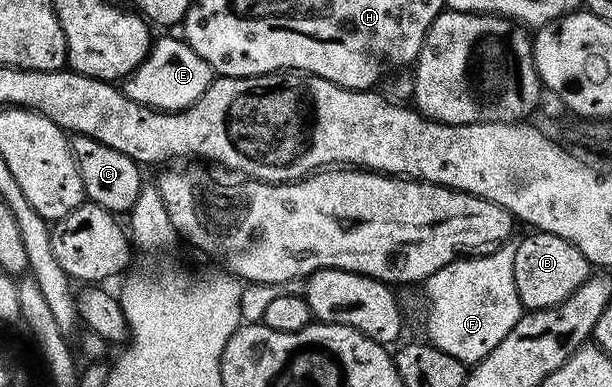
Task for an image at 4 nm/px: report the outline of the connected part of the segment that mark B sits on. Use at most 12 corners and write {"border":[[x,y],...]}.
{"border":[[530,232],[515,252],[527,311],[568,300],[589,260],[560,236]]}

